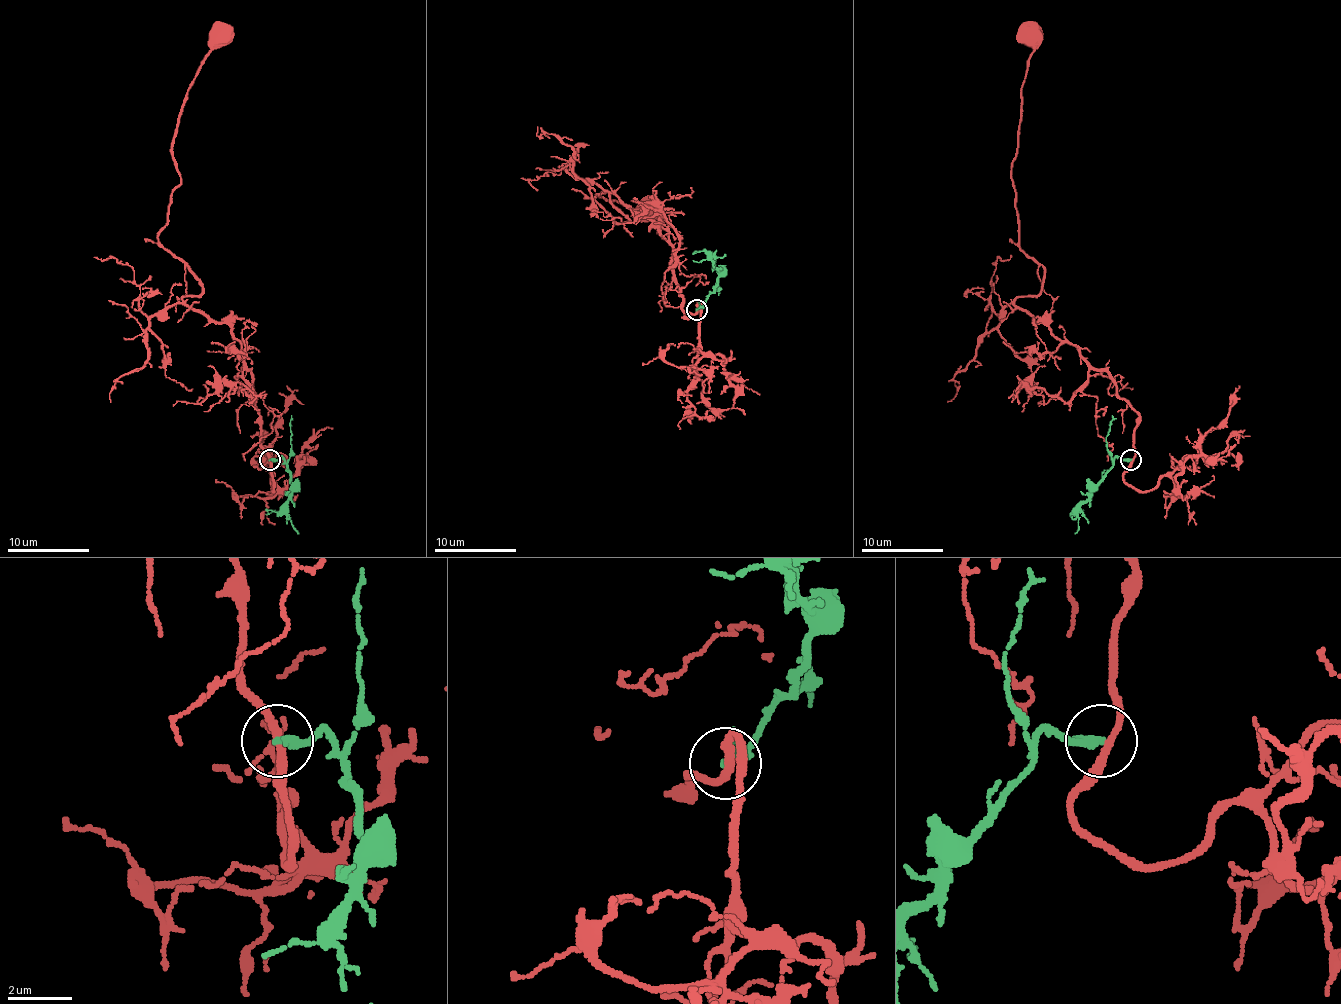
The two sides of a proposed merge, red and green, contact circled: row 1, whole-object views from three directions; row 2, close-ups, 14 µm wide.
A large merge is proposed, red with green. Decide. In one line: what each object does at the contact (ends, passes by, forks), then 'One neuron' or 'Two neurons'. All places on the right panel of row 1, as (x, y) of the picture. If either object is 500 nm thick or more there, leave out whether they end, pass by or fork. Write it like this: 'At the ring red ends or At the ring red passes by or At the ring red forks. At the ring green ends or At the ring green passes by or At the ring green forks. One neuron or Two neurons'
At the ring red passes by. At the ring green ends. Two neurons

